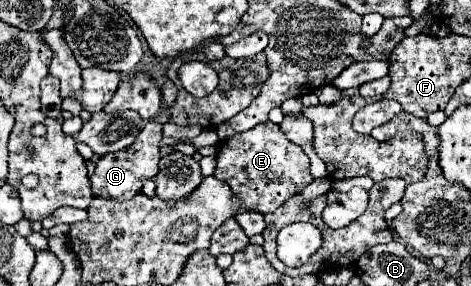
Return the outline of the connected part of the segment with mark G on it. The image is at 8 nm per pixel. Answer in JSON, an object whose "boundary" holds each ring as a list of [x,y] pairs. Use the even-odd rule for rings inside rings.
{"boundary":[[[149,121],[145,125],[145,129],[153,129],[153,139],[149,135],[137,135],[135,143],[123,151],[115,151],[115,153],[107,153],[103,155],[97,165],[95,171],[91,175],[91,185],[93,185],[93,195],[103,197],[103,199],[119,199],[119,201],[127,201],[133,195],[137,195],[143,187],[145,179],[155,179],[157,171],[159,171],[159,149],[161,149],[161,139],[163,139],[163,131],[161,131],[161,123],[159,121]]]}

